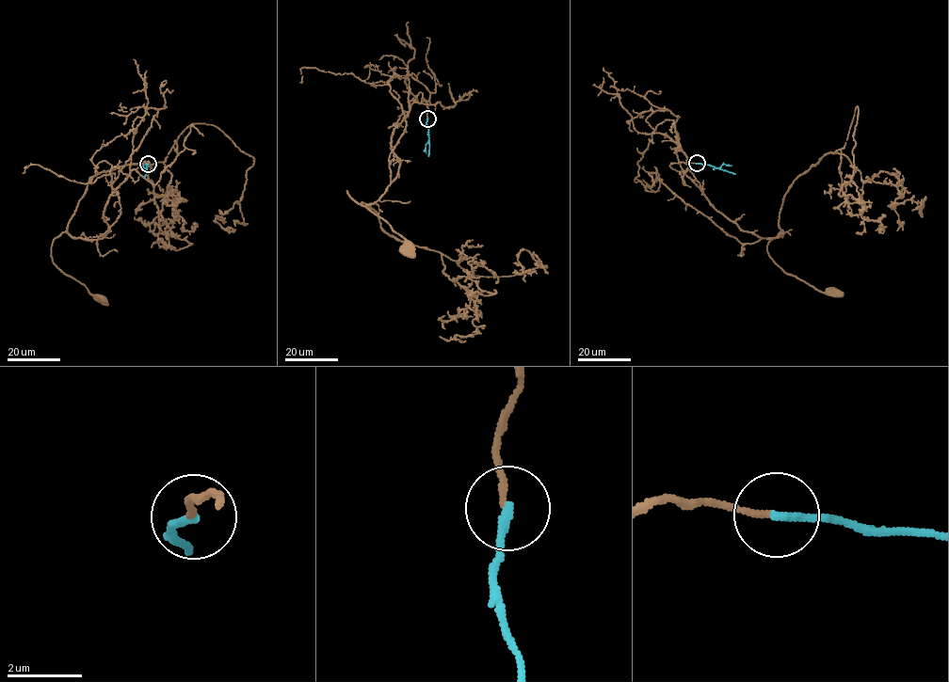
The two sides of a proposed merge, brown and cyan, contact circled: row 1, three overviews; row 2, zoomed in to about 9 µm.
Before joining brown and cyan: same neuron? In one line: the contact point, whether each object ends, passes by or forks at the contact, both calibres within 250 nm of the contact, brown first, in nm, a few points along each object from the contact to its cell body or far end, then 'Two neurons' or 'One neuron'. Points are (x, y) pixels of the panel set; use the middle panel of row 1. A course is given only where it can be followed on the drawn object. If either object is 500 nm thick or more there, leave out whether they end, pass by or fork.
Place: (427, 118). At the ring brown ends. At the ring cyan ends. Thickness 150 nm (brown) against 240 nm. Course of brown: (427, 118), (420, 92), (394, 129), (398, 171), (377, 200), (362, 206), (346, 191), (408, 246). Course of cyan: (427, 118), (428, 156). Two neurons

